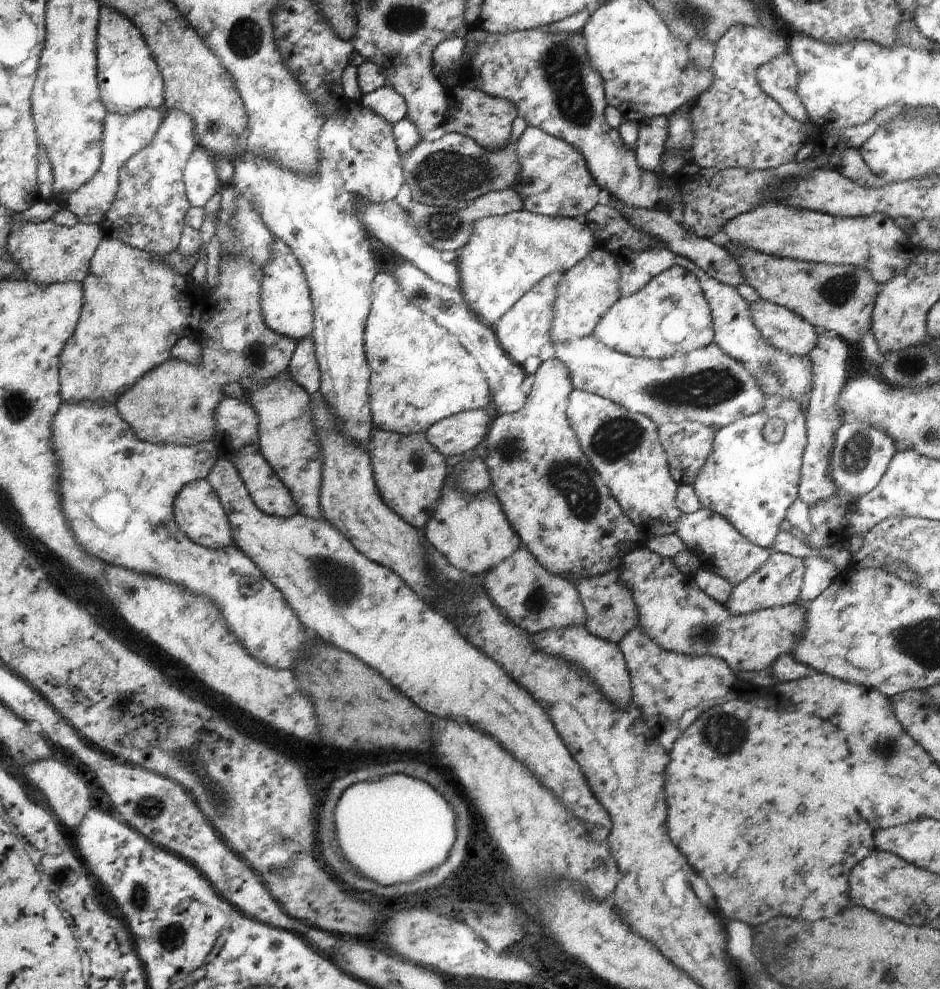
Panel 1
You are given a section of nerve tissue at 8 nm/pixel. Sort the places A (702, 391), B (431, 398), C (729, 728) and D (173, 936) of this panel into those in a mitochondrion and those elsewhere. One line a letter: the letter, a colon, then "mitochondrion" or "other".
A: mitochondrion
B: other
C: mitochondrion
D: mitochondrion

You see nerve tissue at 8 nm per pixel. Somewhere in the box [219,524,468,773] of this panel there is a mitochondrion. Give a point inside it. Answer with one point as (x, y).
(342, 582)

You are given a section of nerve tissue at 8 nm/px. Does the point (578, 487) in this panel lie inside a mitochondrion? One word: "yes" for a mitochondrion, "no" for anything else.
yes

